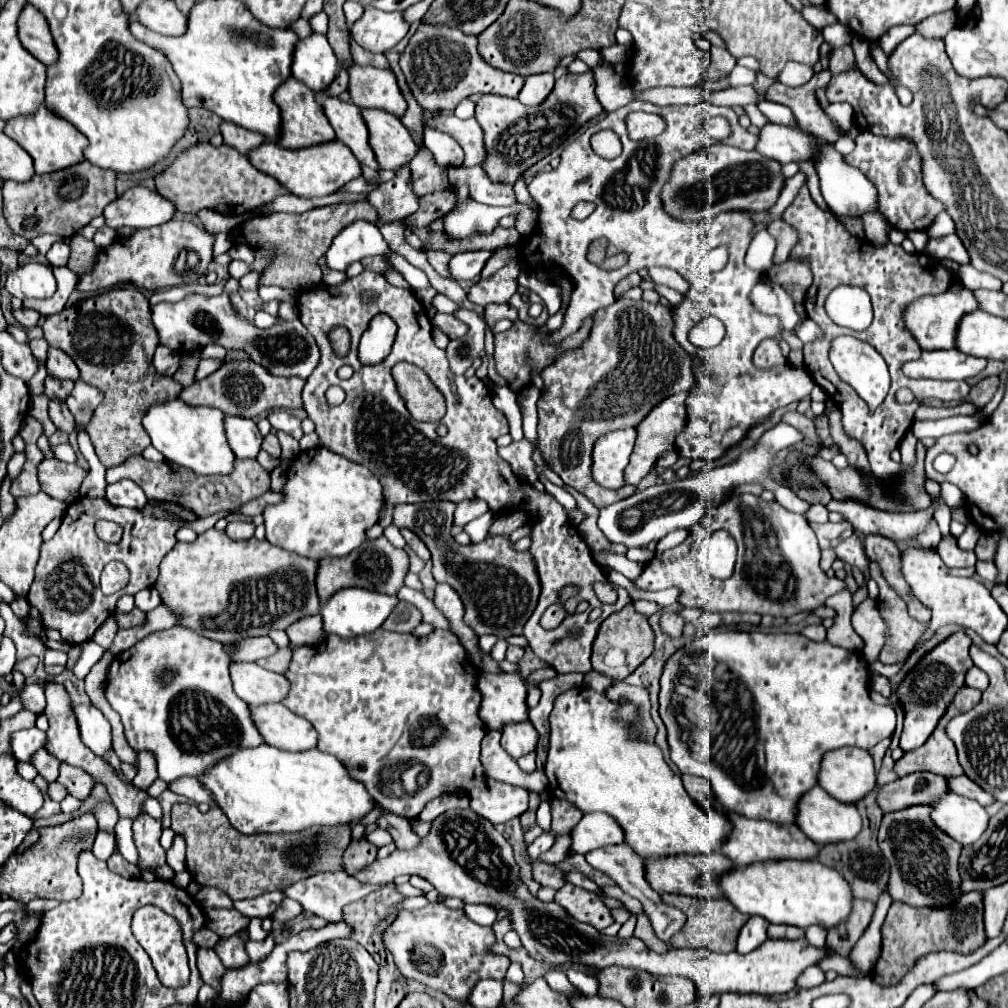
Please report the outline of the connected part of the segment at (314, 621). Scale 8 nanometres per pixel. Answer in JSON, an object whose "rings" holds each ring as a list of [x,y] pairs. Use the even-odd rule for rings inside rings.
{"rings":[[[308,615],[308,619],[298,619],[296,623],[292,623],[292,627],[286,627],[286,633],[294,645],[318,643],[324,635],[322,617],[320,615]]]}

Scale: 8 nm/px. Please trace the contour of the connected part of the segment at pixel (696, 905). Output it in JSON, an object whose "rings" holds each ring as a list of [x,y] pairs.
{"rings":[[[662,895],[662,901],[680,909],[688,917],[684,929],[672,937],[672,943],[676,947],[688,947],[688,949],[706,947],[716,953],[736,951],[736,939],[738,939],[742,925],[748,921],[748,915],[744,915],[736,907],[732,907],[730,901],[726,901],[726,899],[698,899],[698,897],[684,897],[684,895]]]}

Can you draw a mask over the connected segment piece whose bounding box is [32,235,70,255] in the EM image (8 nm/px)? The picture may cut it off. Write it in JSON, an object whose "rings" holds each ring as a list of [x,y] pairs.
{"rings":[[[42,235],[42,237],[36,237],[36,239],[32,241],[32,245],[38,247],[40,255],[46,255],[46,251],[48,251],[56,241],[62,241],[62,243],[66,243],[66,245],[70,243],[70,239],[64,239],[64,237],[60,237],[60,235]]]}

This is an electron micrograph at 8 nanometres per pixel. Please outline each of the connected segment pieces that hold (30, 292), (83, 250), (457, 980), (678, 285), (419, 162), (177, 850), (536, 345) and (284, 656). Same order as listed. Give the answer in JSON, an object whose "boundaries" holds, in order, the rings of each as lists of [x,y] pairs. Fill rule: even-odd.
{"boundaries":[[[[28,261],[18,265],[14,271],[8,273],[6,291],[18,299],[24,297],[52,297],[56,291],[56,279],[52,275],[52,267],[38,261]]],[[[82,235],[72,237],[72,253],[68,261],[68,269],[72,269],[76,275],[82,275],[84,271],[92,271],[96,261],[96,255],[100,249],[96,247],[94,241],[84,239]]],[[[430,903],[414,911],[400,911],[398,919],[384,933],[384,943],[408,979],[444,991],[458,1001],[468,1001],[472,987],[480,979],[504,979],[510,965],[508,957],[490,951],[494,945],[492,927],[482,927],[470,921],[464,909],[450,909],[442,903]]],[[[648,273],[648,275],[650,275],[652,281],[662,283],[662,285],[668,285],[668,287],[676,289],[678,293],[688,291],[688,283],[686,283],[686,279],[684,279],[682,275],[678,275],[678,273]]],[[[420,147],[416,157],[410,161],[412,167],[412,187],[414,193],[418,197],[430,193],[430,191],[442,191],[446,187],[450,187],[448,175],[446,175],[446,167],[440,167],[432,155],[432,151],[428,151],[428,147]]],[[[176,835],[176,837],[174,837],[174,845],[172,845],[172,849],[168,851],[168,865],[170,865],[176,873],[180,873],[180,871],[186,869],[186,857],[184,857],[184,853],[186,853],[184,839],[182,839],[180,835]]],[[[588,319],[578,333],[574,333],[572,337],[568,337],[566,341],[562,341],[560,347],[554,347],[554,345],[544,345],[546,335],[536,335],[536,329],[538,327],[530,327],[530,325],[522,323],[522,321],[514,321],[514,327],[510,331],[496,333],[496,337],[494,337],[496,339],[496,353],[494,353],[494,357],[496,357],[496,369],[498,369],[498,373],[502,377],[506,377],[510,389],[516,391],[516,393],[520,393],[522,389],[526,389],[530,385],[532,371],[538,371],[540,373],[542,367],[550,365],[562,351],[580,347],[582,341],[588,337],[590,327],[592,327],[592,319]]],[[[284,647],[284,649],[280,649],[276,655],[272,655],[272,657],[268,657],[268,659],[258,659],[256,663],[260,663],[260,667],[264,667],[264,669],[268,669],[268,671],[282,673],[282,671],[286,671],[286,667],[288,667],[288,663],[290,663],[290,657],[292,657],[290,649]]]]}

